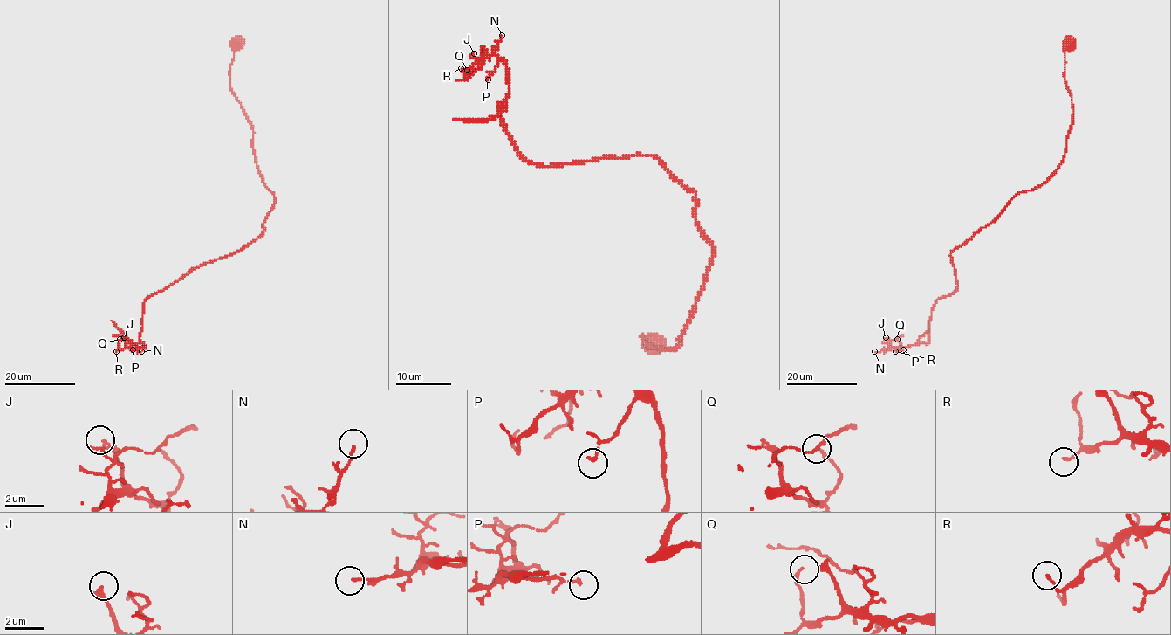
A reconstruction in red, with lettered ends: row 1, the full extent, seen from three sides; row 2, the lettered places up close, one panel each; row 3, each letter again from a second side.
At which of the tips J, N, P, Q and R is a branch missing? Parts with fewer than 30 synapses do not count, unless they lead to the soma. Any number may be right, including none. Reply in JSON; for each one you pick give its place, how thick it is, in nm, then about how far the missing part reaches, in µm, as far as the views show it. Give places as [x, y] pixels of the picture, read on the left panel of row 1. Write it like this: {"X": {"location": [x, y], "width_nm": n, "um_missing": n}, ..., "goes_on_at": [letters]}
{"goes_on_at": []}

